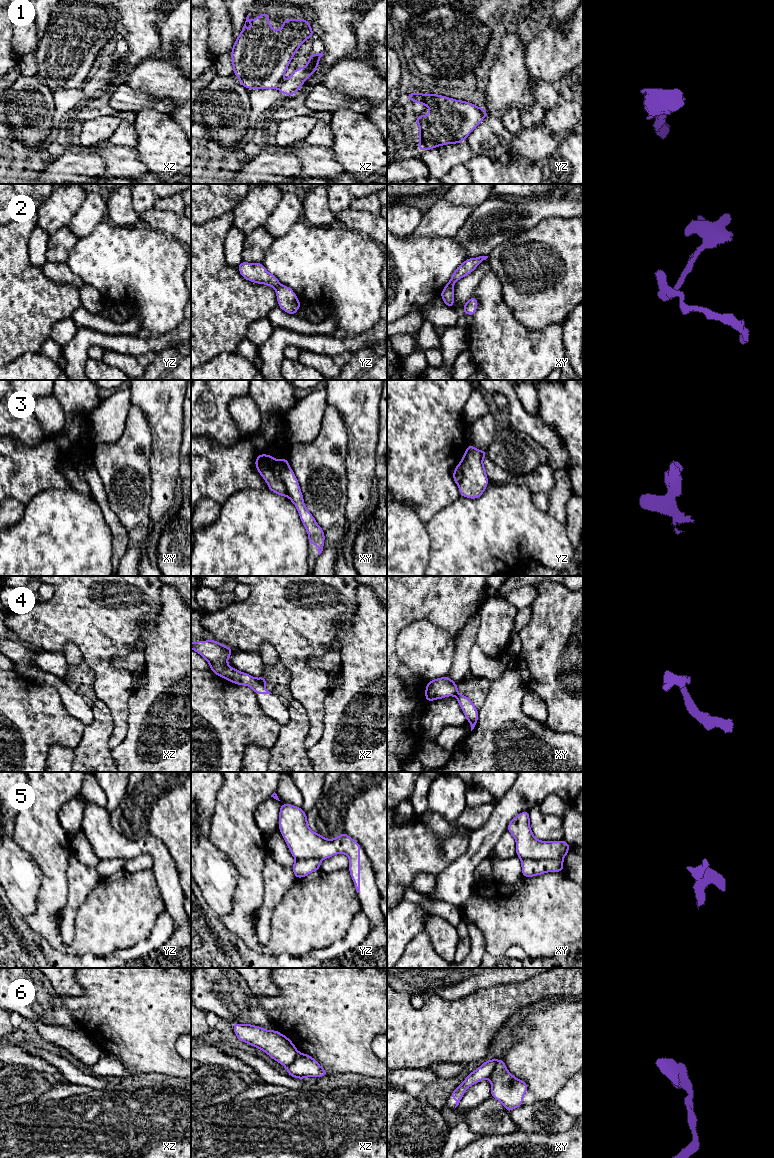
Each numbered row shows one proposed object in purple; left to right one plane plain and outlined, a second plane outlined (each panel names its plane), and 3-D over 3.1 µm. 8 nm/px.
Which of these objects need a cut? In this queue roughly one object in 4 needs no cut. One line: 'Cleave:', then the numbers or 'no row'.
Cleave: 1, 2, 3, 4, 5, 6

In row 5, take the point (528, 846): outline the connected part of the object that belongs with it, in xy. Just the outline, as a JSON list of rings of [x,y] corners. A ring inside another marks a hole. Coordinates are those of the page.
[[[523,811],[514,817],[507,830],[515,838],[516,855],[521,860],[564,860],[570,848],[565,840],[538,840],[530,828],[529,811]]]

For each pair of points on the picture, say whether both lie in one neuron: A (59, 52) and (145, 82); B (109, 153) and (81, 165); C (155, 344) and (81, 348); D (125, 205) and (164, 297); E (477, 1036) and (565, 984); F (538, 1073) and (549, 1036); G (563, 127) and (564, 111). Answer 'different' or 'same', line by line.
A: different
B: different
C: same
D: different
E: same
F: same
G: same

